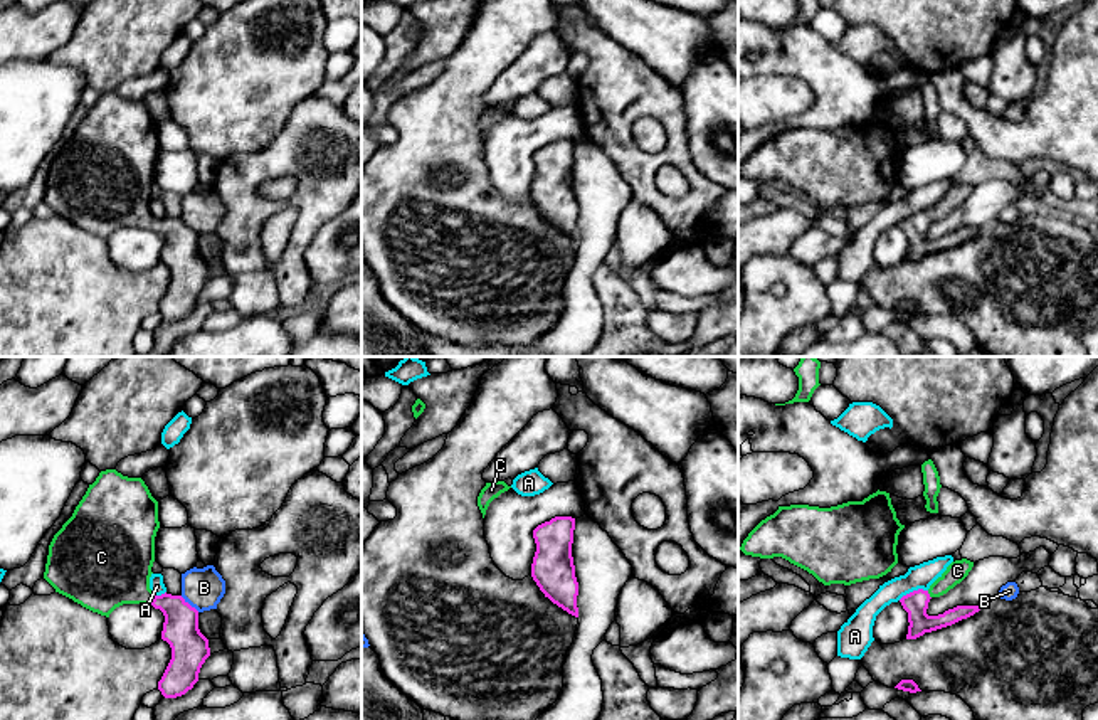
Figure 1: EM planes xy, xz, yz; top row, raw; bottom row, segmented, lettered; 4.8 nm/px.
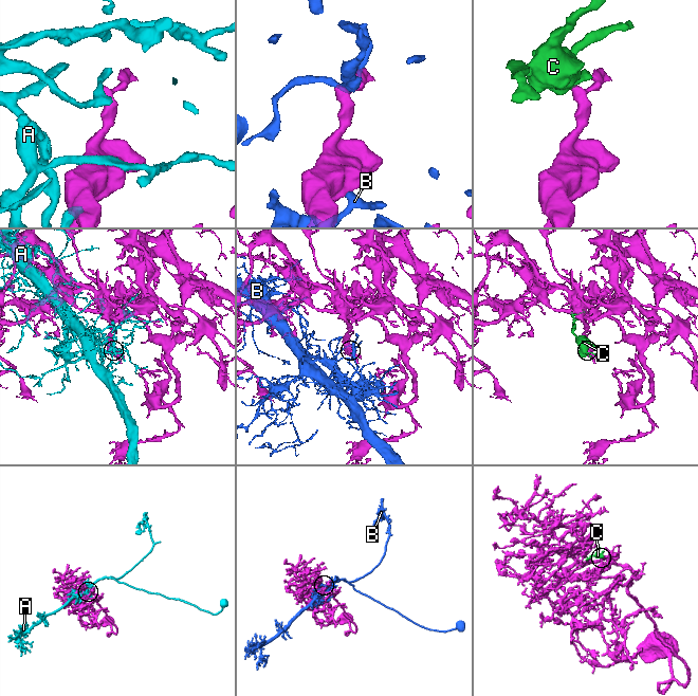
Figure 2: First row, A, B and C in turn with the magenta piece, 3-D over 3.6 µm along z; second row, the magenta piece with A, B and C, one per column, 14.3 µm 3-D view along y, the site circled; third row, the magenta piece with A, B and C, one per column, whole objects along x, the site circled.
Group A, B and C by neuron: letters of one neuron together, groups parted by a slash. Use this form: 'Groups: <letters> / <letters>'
Groups: A / B / C

